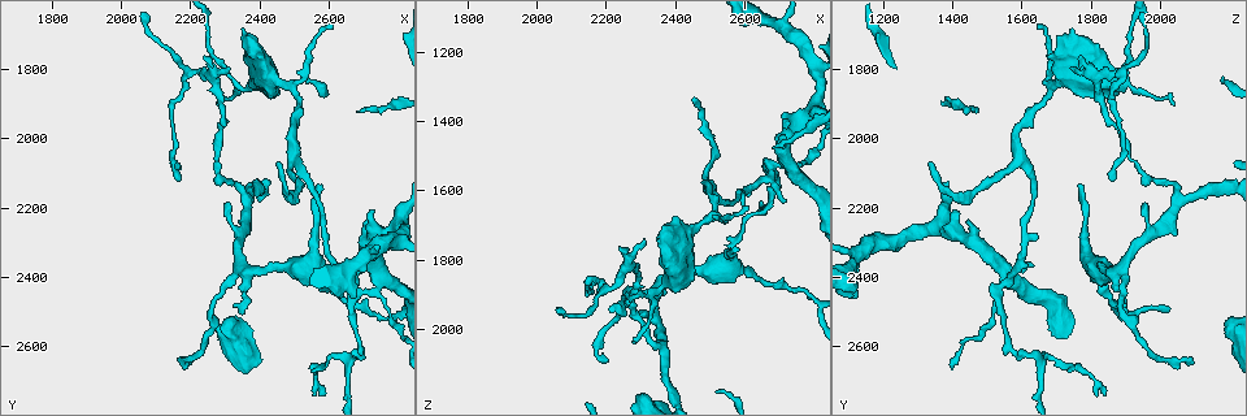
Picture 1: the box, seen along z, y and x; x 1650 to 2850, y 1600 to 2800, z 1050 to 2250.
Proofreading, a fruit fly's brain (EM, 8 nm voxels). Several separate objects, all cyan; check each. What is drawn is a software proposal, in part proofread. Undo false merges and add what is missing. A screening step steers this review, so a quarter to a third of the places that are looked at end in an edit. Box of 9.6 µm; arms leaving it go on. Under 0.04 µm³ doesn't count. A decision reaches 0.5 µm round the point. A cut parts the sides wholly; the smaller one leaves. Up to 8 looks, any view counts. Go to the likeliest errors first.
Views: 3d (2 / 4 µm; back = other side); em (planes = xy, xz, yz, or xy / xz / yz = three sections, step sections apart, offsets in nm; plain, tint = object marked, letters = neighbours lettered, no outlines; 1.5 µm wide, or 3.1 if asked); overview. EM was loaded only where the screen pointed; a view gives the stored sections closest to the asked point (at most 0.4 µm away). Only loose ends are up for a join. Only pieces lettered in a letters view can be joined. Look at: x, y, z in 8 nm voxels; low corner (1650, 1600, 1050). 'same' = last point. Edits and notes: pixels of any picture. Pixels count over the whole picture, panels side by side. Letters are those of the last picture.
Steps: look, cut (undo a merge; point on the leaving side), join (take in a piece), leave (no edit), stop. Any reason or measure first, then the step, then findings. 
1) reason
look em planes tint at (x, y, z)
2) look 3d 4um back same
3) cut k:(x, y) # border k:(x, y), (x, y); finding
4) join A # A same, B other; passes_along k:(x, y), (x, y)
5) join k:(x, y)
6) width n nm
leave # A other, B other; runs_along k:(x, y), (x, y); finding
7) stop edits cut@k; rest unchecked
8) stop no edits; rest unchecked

thin end
look 3d 4um at (2310, 2180, 1950)

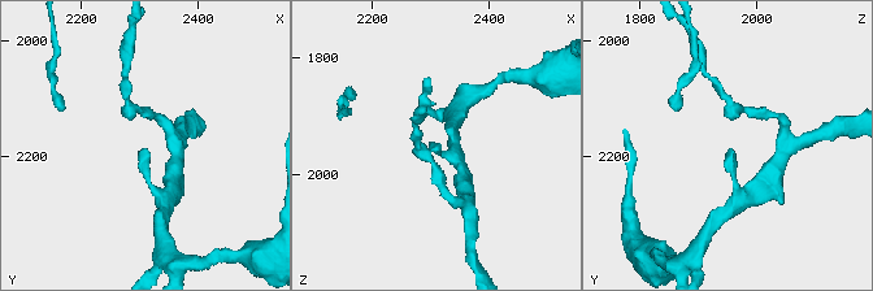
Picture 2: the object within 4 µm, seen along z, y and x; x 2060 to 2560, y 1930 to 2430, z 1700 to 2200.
look em xz step 4 tint at (2310, 2185, 1955)

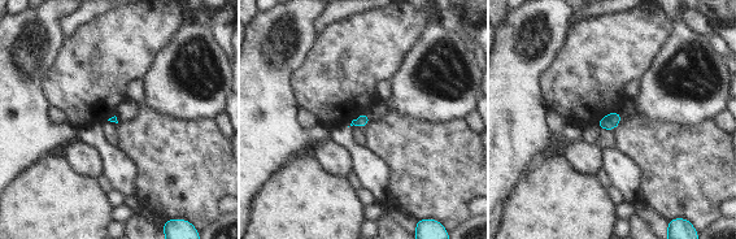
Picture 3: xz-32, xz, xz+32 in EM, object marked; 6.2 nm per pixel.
look em planes letters same

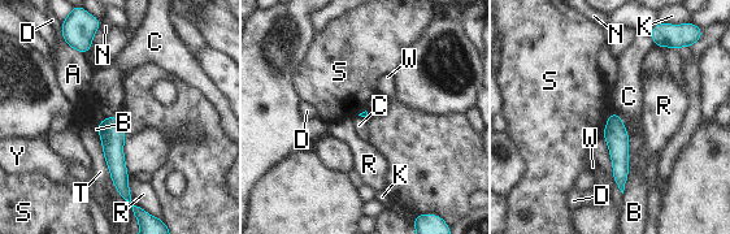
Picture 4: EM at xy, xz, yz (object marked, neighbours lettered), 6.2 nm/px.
longest_contact B 380 nm
leave # A other, B other, C other, D other, K other, N other, R other, S other, T other, W other, Y other; runs_along 4:(113, 120), (113, 157), (125, 191); none of them fits

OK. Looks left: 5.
free end
look em planes letters at (2720, 2210, 1420)

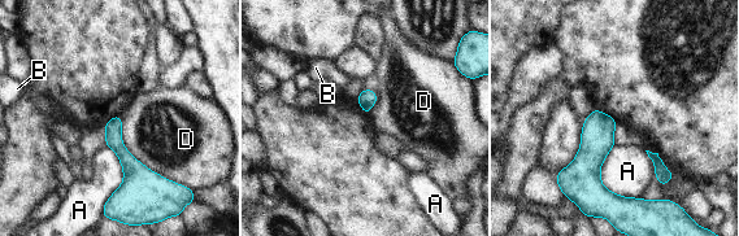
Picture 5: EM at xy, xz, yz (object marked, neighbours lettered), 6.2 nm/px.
leave # A other, B other, D other; border 5:(120, 114), (125, 148), (175, 183); none of them fits

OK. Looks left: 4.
free end
look 3d 4um at (2720, 2370, 1630)

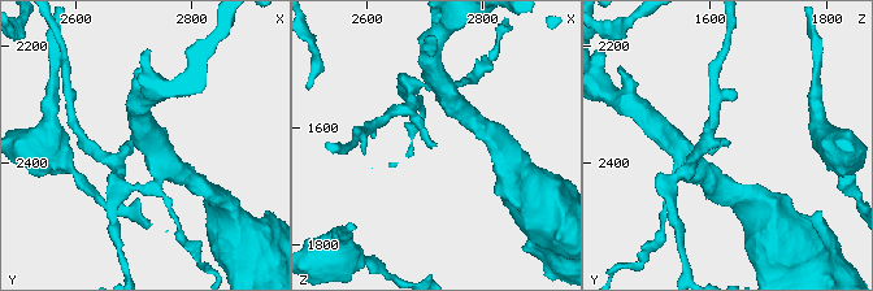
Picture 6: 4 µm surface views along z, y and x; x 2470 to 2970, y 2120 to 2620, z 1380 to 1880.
need the tissue
look em xz step 8 letters at (2720, 2365, 1625)

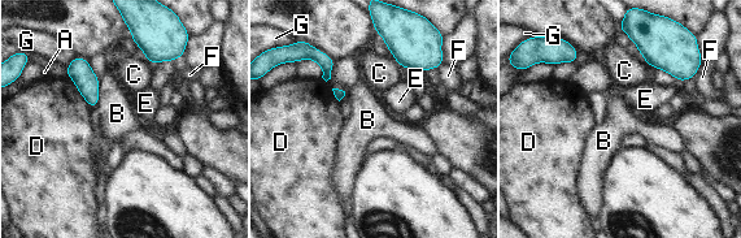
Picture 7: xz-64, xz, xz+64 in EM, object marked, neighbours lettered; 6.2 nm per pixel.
leave # A other, B other, C other, D other, E other, F other, G other; border 7:(99, 79), (99, 103), (95, 107); none of them fits

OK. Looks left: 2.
stop no edits; rest unchecked

